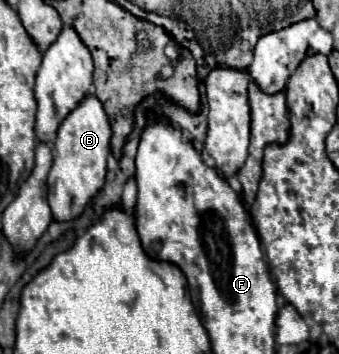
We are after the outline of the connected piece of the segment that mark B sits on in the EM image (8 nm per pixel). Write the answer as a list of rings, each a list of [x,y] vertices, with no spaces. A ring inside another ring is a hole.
[[[86,96],[58,128],[54,142],[54,164],[48,174],[48,204],[56,222],[70,222],[82,216],[88,202],[106,182],[106,160],[110,154],[110,122],[96,96]]]

